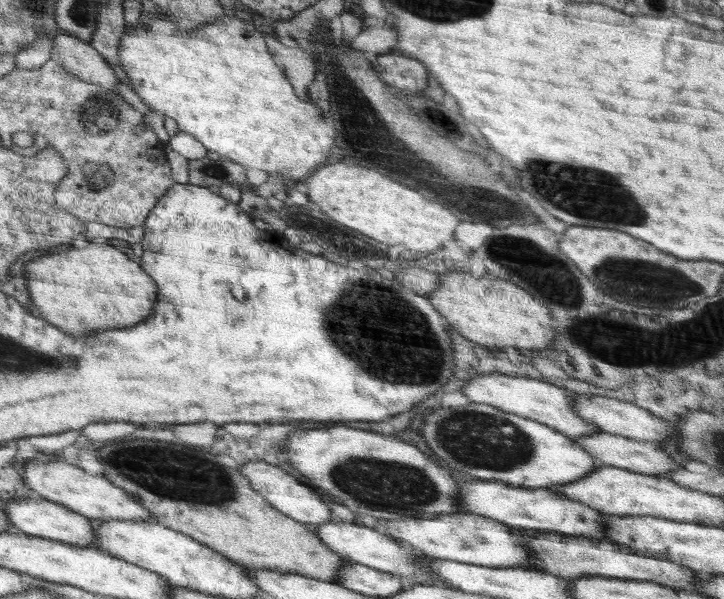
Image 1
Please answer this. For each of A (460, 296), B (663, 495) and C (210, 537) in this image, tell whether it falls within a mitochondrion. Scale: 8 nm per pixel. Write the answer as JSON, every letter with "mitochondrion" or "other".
{"A":"other","B":"other","C":"other"}

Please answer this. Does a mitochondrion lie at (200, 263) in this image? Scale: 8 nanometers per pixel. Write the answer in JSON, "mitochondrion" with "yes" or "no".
{"mitochondrion":"no"}

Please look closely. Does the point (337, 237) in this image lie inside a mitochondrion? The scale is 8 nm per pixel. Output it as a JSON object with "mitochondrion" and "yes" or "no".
{"mitochondrion":"yes"}

